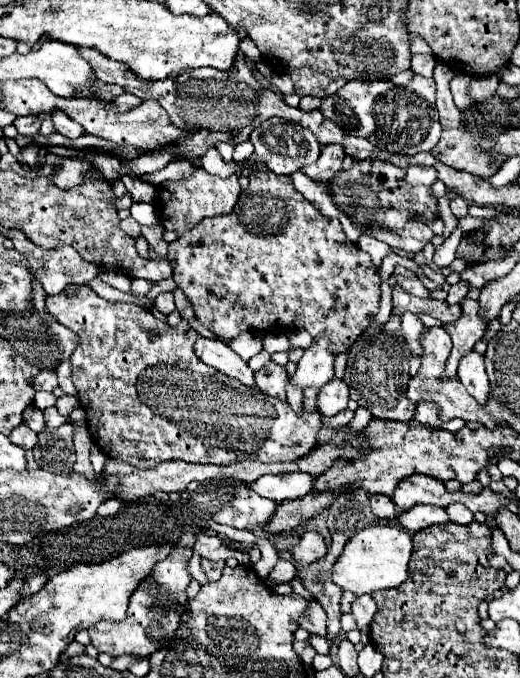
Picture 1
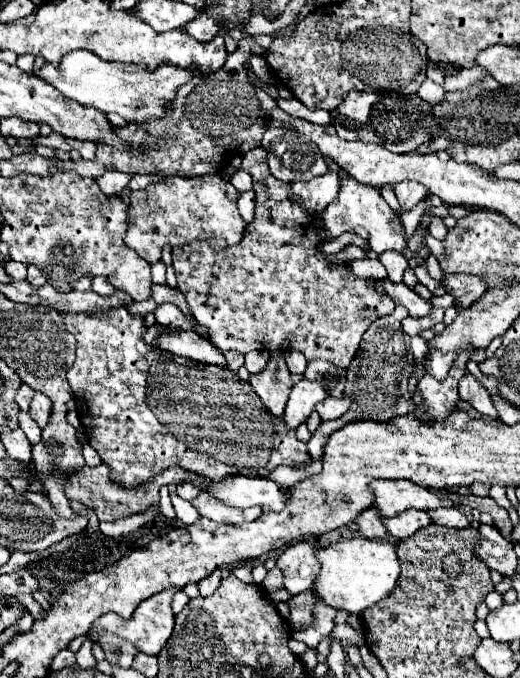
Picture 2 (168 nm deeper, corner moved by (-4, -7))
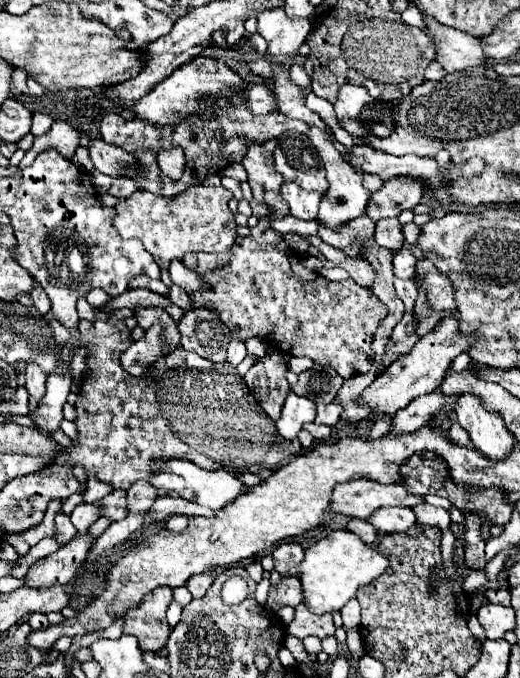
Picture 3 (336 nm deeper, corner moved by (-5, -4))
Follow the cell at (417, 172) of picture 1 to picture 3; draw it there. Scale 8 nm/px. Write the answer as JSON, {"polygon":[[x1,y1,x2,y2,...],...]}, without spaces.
{"polygon":[[412,179,384,181,384,187,370,195,366,215,374,221,382,217,396,217,404,209,412,209,414,205,418,205,422,195,424,191,418,181,412,181]]}

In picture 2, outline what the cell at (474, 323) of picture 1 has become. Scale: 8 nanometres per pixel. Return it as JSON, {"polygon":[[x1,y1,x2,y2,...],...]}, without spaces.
{"polygon":[[473,346,471,348,465,348,463,352,457,354,457,360,453,362,449,374,445,380,437,380,433,378,431,374,425,374,417,388,419,392,423,394,423,400,425,400,425,406,427,406,427,412,425,408,419,408,415,410,415,416,417,418,427,418,427,420,443,420,447,418,457,402,459,402,459,392,457,392,457,384,459,384,459,378,465,374,465,364,467,360,471,358,473,354]]}

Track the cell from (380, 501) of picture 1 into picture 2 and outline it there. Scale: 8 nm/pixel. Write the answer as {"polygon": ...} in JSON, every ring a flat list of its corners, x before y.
{"polygon":[[367,508,365,512,361,512,355,522,359,526,361,536,365,538,385,538,387,536,383,516,375,508]]}

